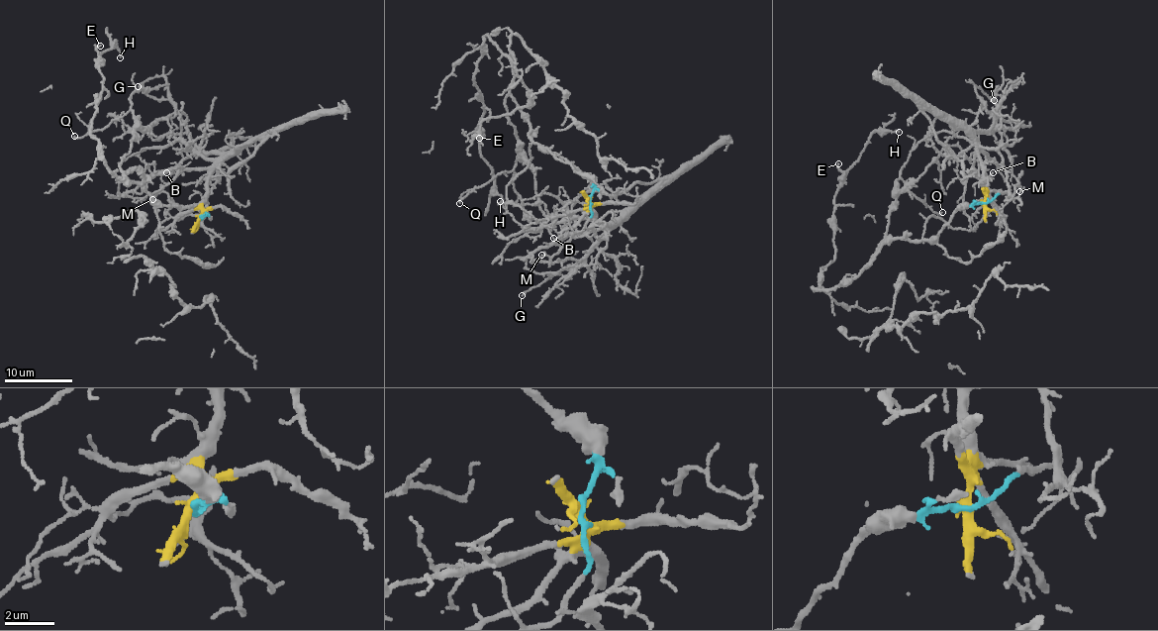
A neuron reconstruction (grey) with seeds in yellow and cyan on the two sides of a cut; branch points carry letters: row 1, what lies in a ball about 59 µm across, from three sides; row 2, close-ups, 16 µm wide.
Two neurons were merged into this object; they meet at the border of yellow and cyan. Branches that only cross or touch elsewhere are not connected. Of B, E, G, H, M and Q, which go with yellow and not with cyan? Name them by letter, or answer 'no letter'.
B, G

